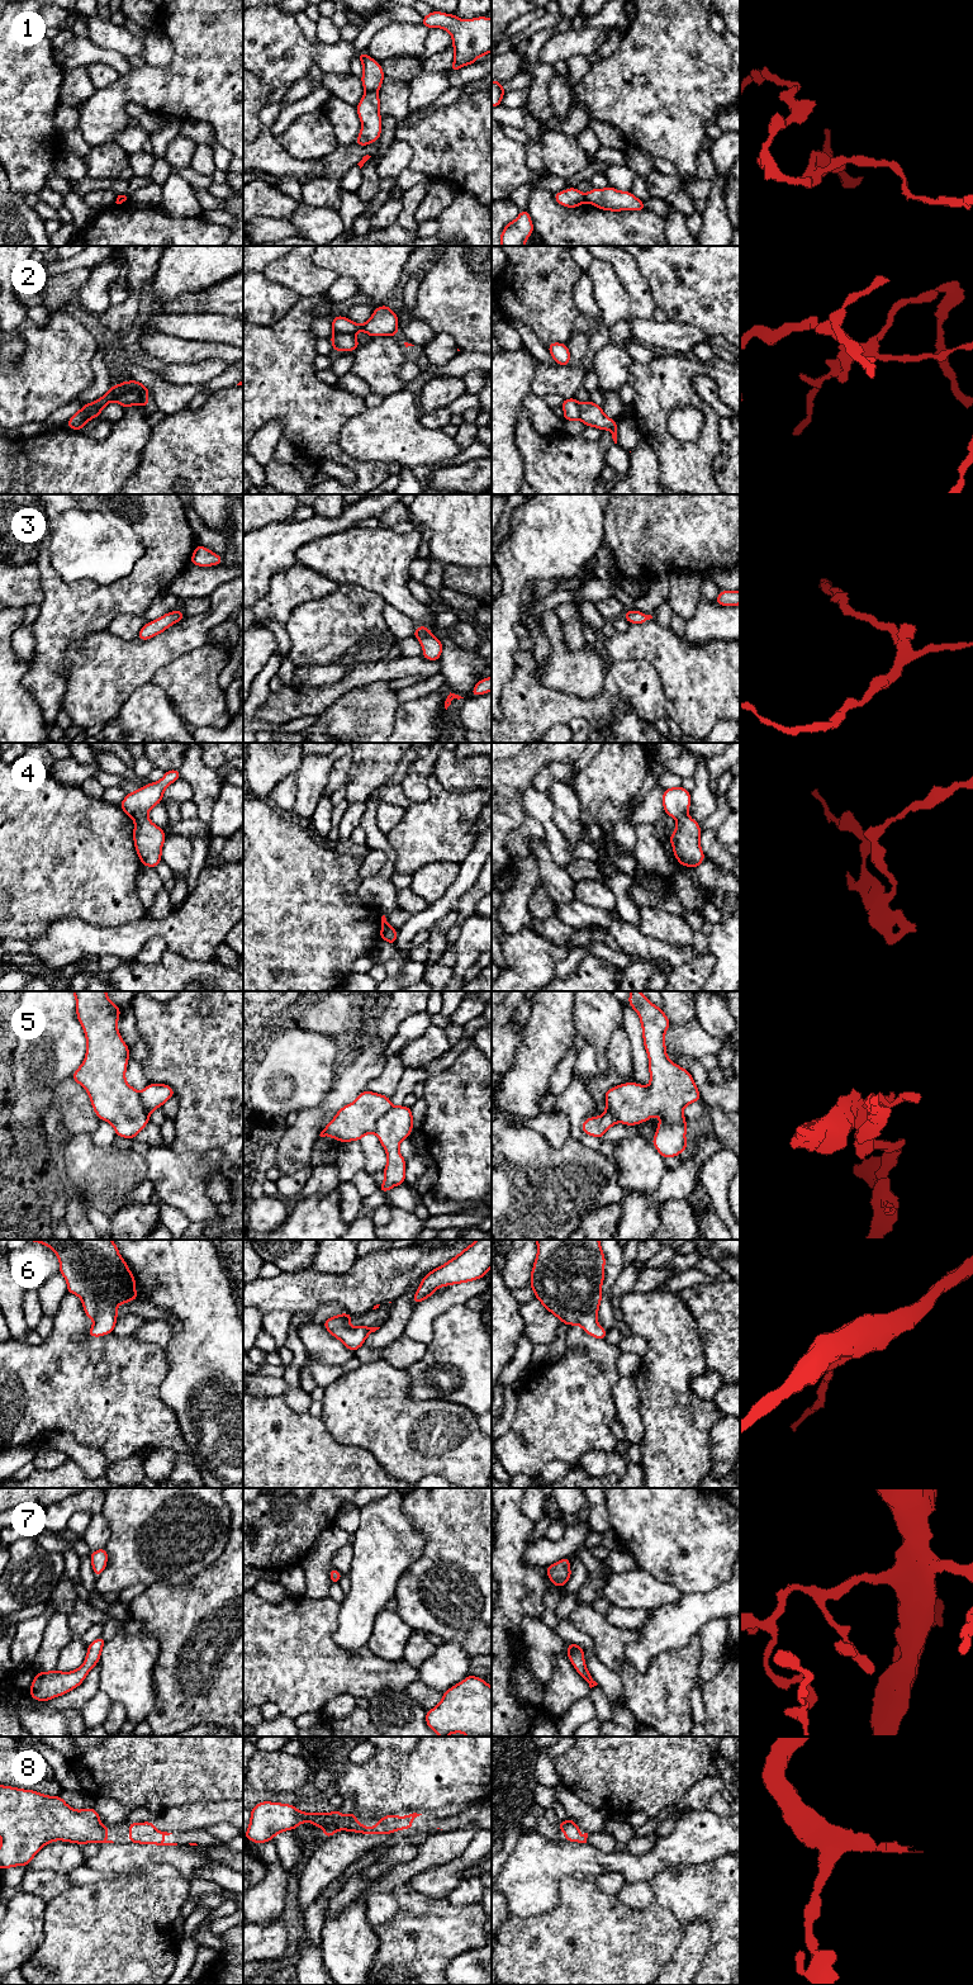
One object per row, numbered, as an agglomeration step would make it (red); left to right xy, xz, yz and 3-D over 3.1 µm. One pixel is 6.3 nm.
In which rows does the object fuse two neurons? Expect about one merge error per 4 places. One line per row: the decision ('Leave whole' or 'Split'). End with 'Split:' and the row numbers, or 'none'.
1: Split
2: Split
3: Leave whole
4: Split
5: Split
6: Leave whole
7: Leave whole
8: Leave whole
Split: 1, 2, 4, 5

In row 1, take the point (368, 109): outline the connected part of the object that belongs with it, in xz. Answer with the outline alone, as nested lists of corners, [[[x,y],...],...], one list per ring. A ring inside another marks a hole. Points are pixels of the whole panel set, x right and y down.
[[[367,91],[356,105],[357,114],[361,120],[361,131],[355,143],[359,146],[367,146],[379,141],[381,134],[381,115],[379,108],[381,103],[379,100],[378,91]]]

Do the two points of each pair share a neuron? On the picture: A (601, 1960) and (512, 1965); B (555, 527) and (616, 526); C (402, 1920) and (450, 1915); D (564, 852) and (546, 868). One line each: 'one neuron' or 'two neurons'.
A: one neuron
B: two neurons
C: one neuron
D: two neurons

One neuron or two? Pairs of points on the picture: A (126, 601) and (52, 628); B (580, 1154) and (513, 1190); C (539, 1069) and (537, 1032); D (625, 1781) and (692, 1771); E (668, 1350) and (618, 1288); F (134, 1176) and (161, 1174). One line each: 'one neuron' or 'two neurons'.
A: one neuron
B: one neuron
C: one neuron
D: one neuron
E: two neurons
F: two neurons

